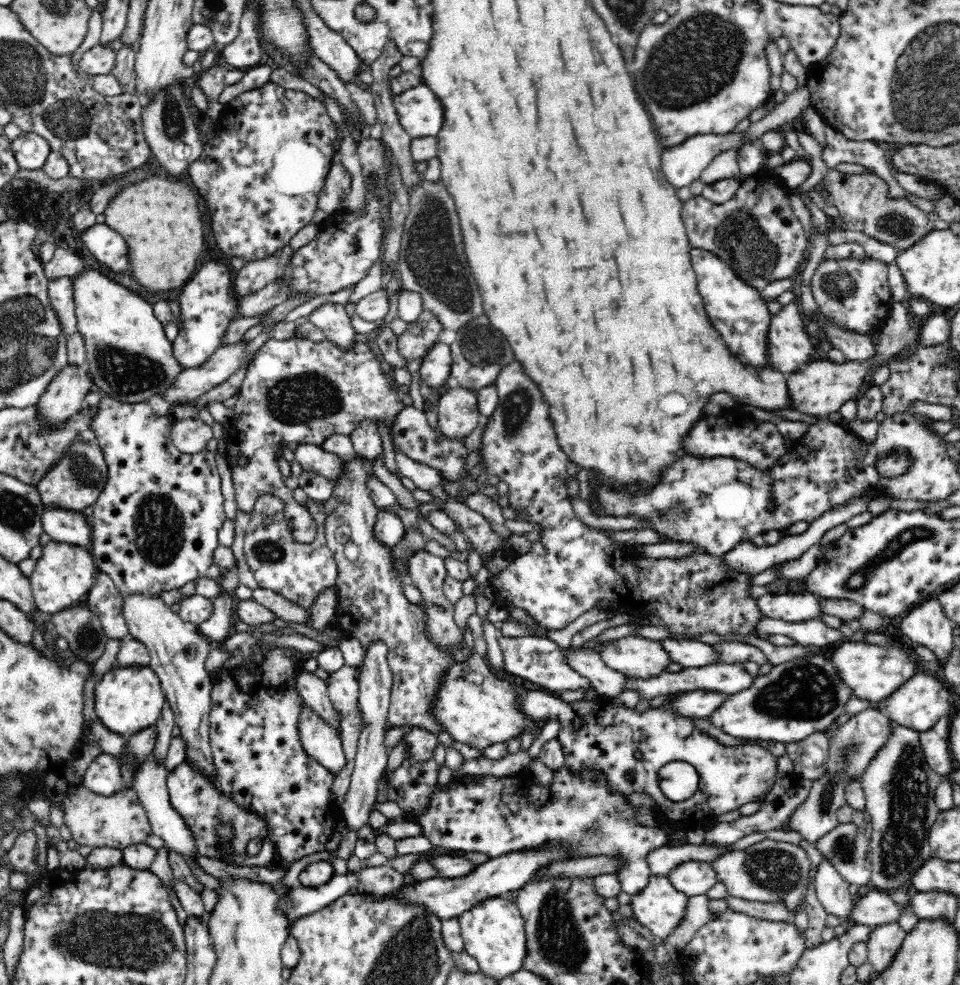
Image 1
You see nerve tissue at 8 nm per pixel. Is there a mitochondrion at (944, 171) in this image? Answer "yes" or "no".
no

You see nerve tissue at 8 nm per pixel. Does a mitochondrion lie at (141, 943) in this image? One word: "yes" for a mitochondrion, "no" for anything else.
yes

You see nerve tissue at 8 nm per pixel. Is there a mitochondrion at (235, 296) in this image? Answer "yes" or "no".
no

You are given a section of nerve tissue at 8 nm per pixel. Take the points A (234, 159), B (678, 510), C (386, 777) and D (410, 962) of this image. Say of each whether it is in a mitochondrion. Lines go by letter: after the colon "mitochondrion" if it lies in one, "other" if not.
A: other
B: mitochondrion
C: other
D: mitochondrion

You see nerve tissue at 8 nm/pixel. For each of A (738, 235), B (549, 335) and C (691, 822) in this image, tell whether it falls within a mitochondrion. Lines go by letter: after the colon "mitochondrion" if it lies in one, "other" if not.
A: mitochondrion
B: other
C: other

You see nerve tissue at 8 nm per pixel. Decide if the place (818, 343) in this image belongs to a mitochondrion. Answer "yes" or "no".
no

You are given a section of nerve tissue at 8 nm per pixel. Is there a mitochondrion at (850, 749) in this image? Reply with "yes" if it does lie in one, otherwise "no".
yes

